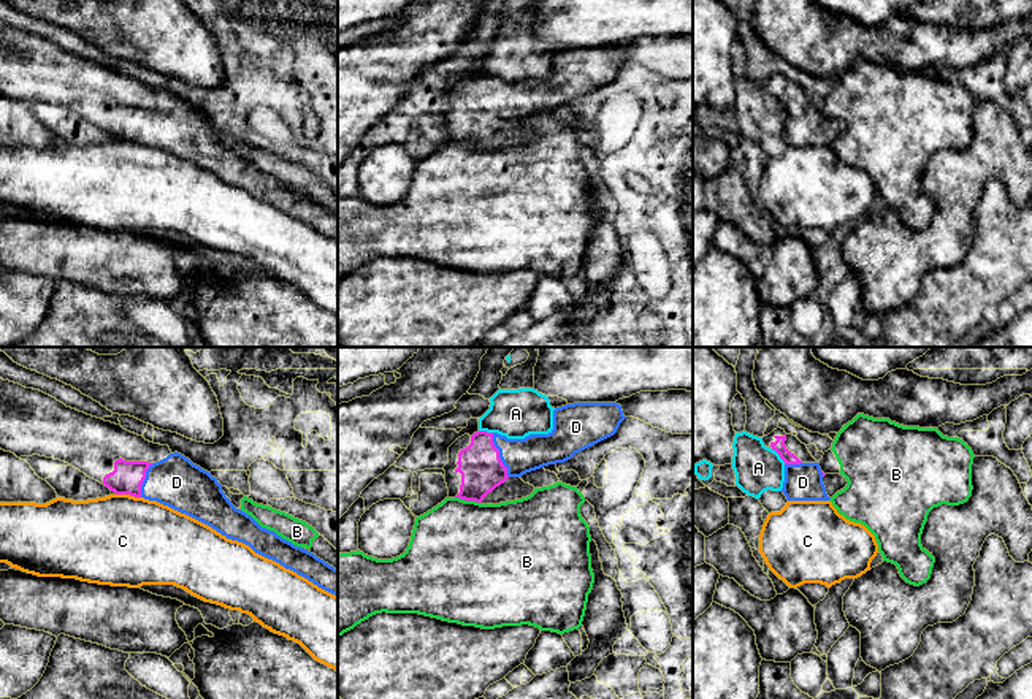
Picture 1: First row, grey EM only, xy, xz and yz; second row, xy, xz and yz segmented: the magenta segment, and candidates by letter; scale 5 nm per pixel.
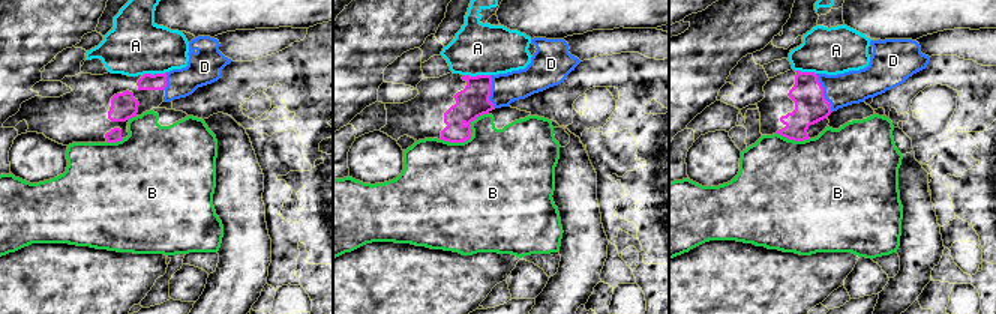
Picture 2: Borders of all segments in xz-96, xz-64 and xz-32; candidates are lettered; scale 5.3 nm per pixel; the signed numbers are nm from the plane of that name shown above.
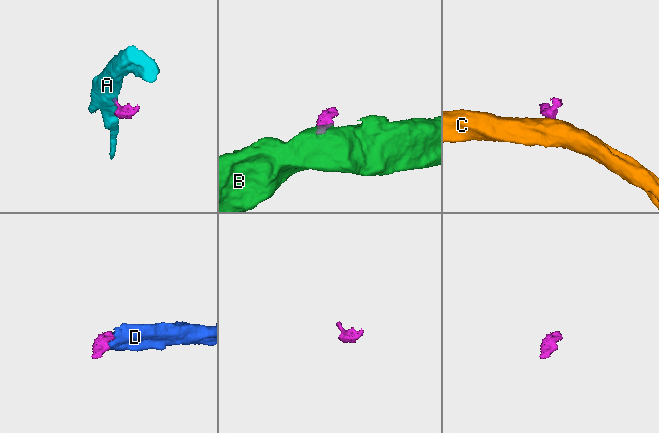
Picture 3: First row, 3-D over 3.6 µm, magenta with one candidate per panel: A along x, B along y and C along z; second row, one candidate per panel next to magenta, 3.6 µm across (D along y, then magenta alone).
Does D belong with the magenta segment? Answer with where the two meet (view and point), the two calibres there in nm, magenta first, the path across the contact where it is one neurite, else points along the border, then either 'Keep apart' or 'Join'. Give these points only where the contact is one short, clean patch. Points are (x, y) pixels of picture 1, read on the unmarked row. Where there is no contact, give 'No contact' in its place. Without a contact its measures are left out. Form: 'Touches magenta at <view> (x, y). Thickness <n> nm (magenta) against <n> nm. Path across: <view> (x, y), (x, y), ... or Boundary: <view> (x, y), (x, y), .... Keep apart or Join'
Touches magenta at xz (498, 100). Thickness 220 nm (magenta) against 180 nm. Join

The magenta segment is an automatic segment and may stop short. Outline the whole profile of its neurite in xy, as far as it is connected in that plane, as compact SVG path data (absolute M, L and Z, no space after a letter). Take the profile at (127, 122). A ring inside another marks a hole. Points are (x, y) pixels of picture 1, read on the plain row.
M0 24L0 94L17 103L40 100L65 106L116 139L130 139L168 151L211 171L227 184L249 190L255 198L338 241L338 214L274 176L262 173L250 160L231 149L211 117L184 100L173 98L168 90L149 87L120 70L67 52L40 35Z

